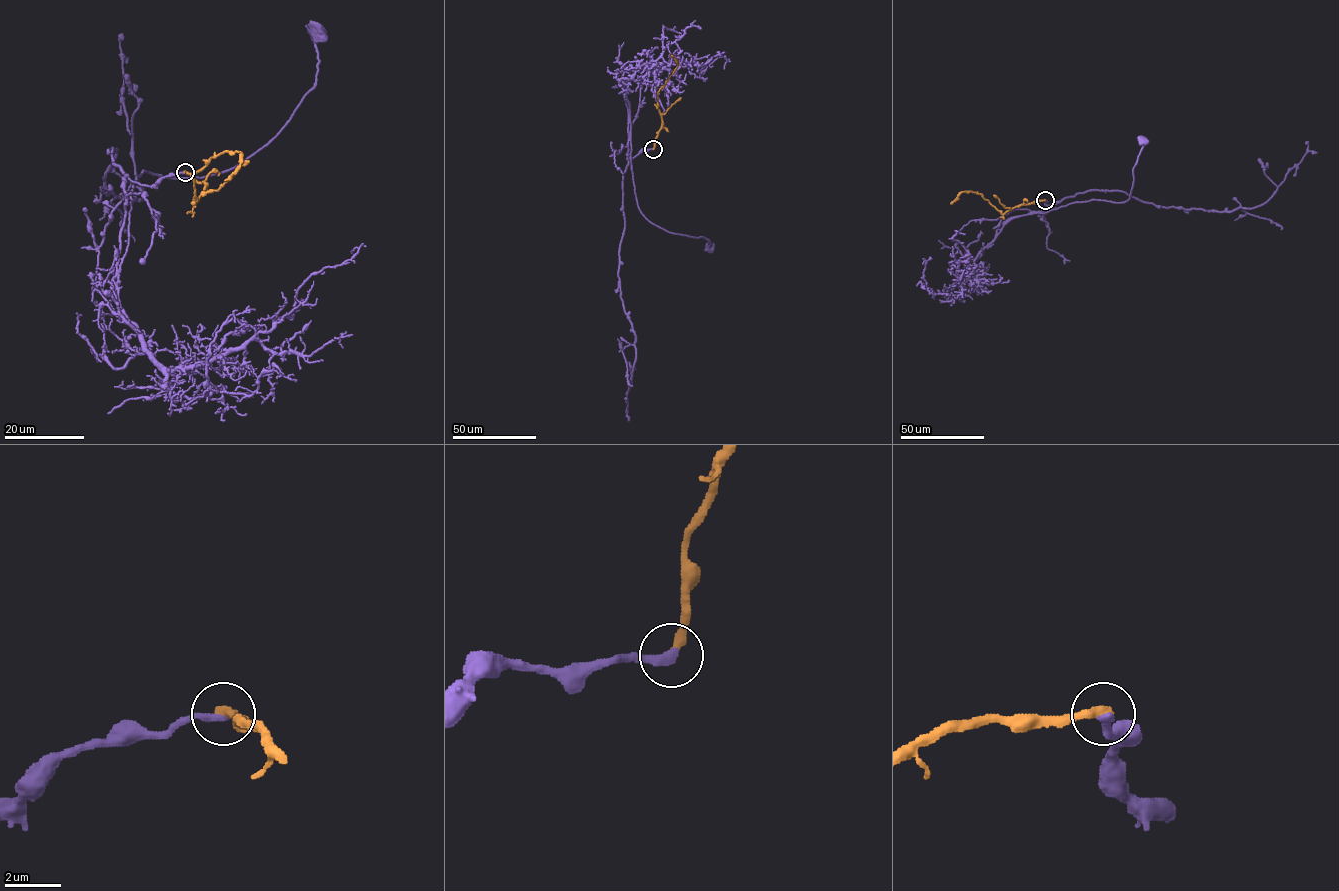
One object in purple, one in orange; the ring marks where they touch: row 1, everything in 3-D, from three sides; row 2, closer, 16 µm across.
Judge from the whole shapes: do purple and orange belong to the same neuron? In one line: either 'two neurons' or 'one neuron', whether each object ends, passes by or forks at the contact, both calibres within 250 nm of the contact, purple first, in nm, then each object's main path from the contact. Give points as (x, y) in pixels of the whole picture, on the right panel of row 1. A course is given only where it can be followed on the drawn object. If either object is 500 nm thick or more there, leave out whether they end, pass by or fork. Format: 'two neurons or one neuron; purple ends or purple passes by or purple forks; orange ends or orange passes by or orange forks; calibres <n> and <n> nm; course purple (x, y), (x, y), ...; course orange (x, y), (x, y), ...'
two neurons; purple ends; orange ends; calibres 320 and 360 nm; course purple (1045, 200), (1049, 206), (1057, 202), (1007, 219), (994, 239), (1013, 218), (1092, 199), (1127, 200), (1142, 142); course orange (1045, 200), (1019, 205), (1002, 214), (981, 194), (962, 191), (950, 204)

